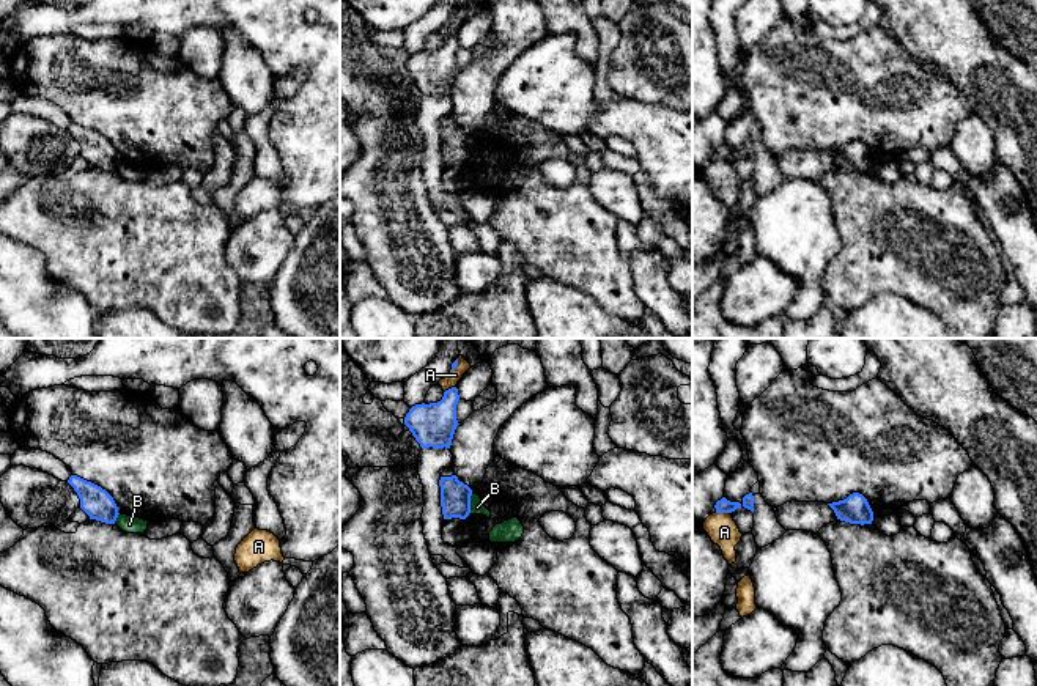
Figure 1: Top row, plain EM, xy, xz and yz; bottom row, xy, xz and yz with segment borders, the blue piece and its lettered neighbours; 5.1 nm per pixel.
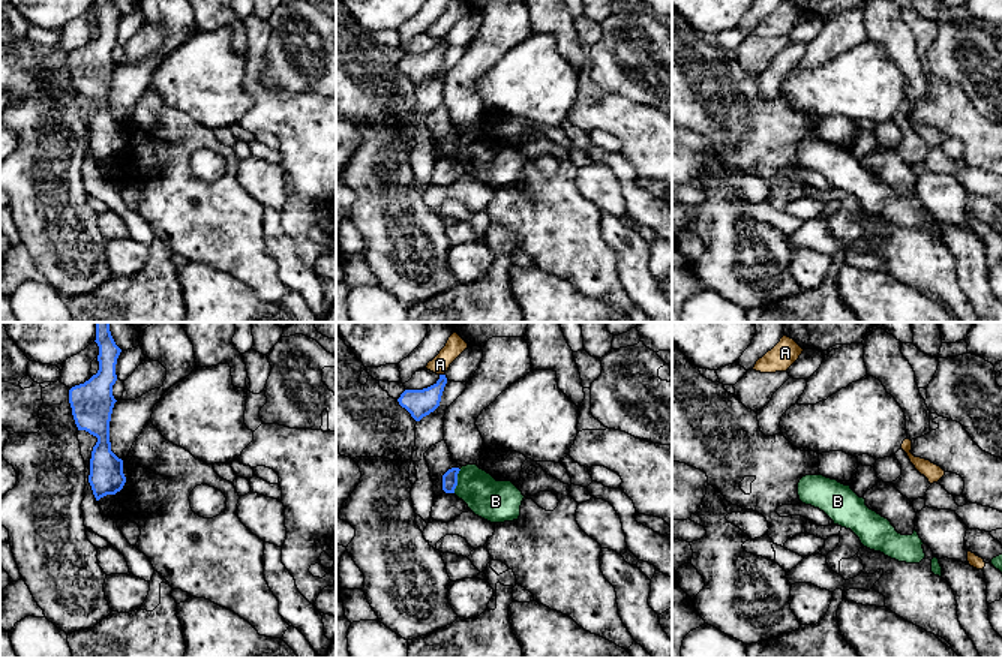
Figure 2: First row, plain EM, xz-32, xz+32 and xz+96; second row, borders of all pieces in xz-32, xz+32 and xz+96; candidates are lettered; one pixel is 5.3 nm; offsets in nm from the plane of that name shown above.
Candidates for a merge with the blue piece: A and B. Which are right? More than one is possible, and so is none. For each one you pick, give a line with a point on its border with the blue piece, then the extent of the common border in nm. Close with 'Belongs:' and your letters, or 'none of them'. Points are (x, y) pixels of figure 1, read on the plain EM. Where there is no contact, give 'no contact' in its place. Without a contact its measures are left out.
Belongs: none of them

